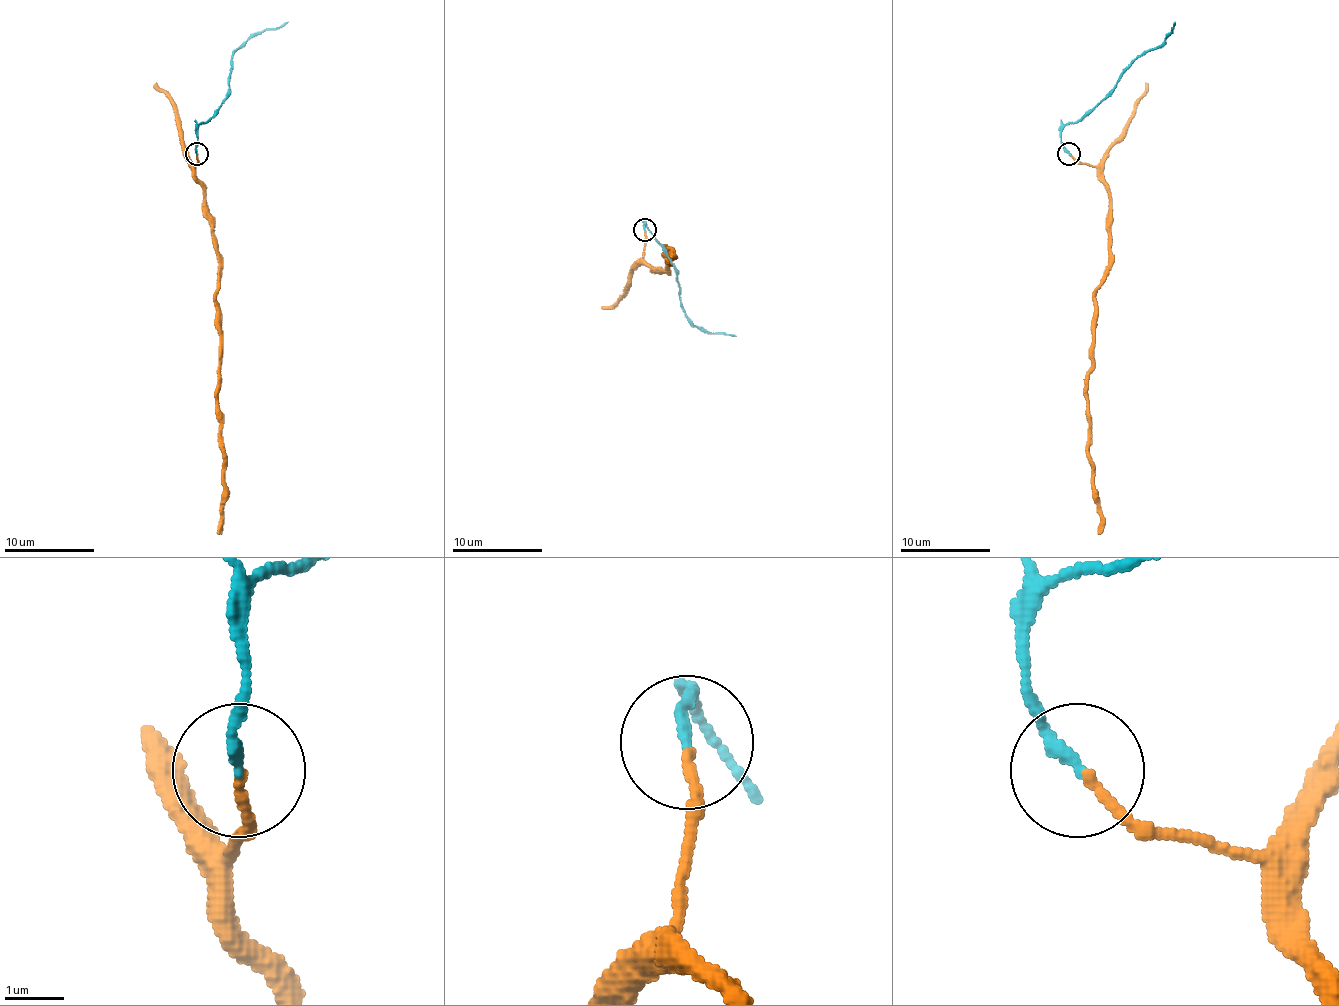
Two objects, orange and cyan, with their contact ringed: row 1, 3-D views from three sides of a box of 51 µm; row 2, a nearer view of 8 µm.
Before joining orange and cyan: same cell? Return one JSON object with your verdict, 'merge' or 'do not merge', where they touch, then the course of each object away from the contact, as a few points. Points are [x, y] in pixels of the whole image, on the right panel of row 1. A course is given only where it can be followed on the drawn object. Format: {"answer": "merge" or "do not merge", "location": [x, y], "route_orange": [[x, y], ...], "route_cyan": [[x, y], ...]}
{"answer": "merge", "location": [1069, 153], "route_orange": [[1070, 153], [1097, 169], [1109, 193], [1109, 275], [1095, 295], [1093, 372], [1086, 392], [1097, 534]], "route_cyan": [[1068, 153], [1061, 130], [1082, 119], [1133, 60], [1156, 49], [1172, 31], [1174, 22]]}

